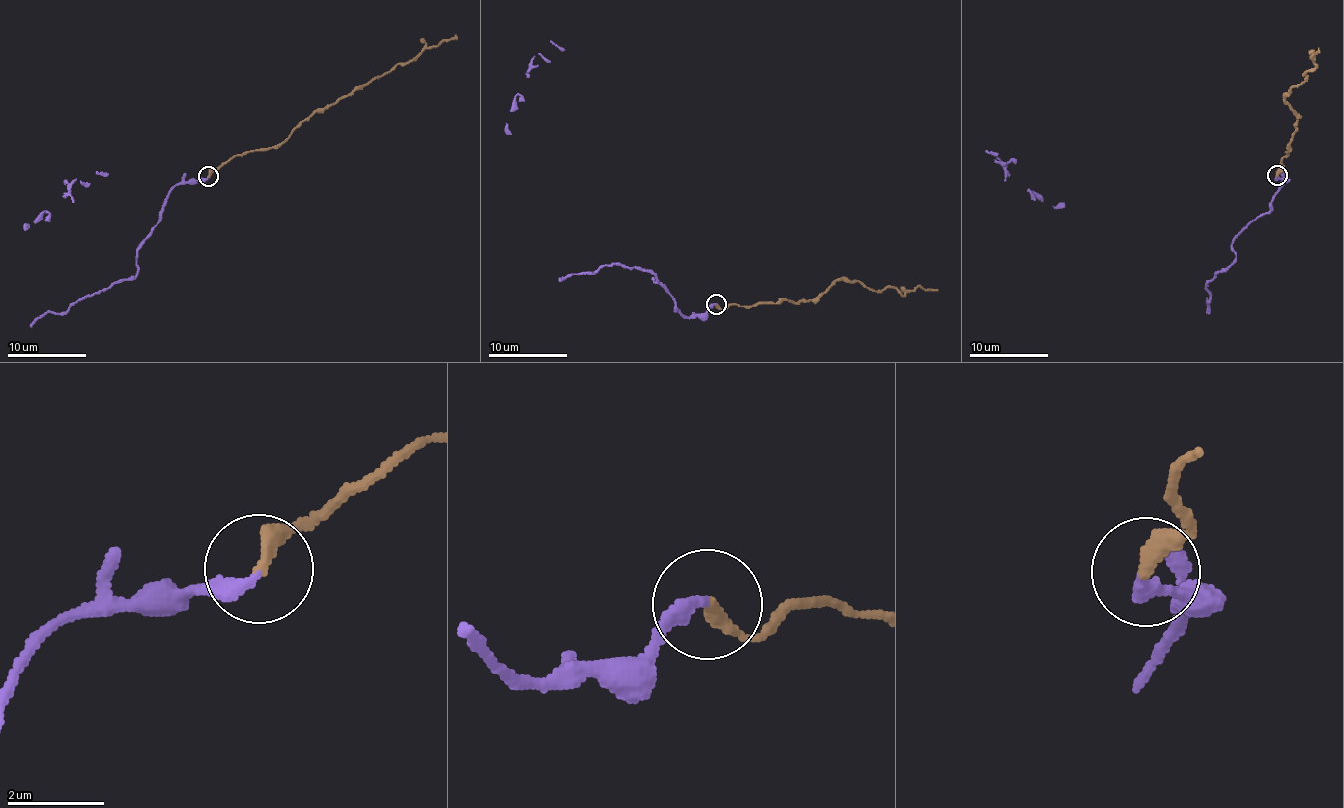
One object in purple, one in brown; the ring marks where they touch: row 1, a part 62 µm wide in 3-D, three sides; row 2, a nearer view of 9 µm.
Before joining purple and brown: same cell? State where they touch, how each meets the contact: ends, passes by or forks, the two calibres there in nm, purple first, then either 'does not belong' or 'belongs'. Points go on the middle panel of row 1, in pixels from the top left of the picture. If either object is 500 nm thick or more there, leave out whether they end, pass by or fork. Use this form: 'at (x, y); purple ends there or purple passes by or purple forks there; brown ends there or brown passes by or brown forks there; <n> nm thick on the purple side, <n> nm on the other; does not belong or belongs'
at (716, 304); purple ends there; brown ends there; 320 nm thick on the purple side, 340 nm on the other; belongs

